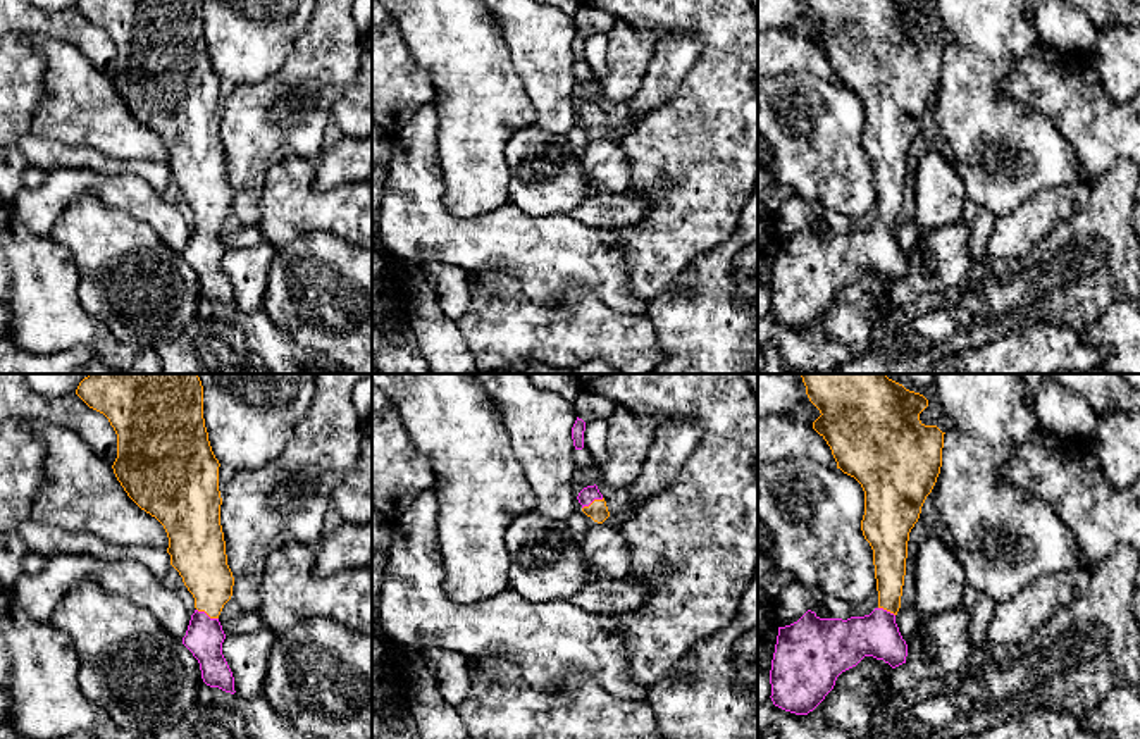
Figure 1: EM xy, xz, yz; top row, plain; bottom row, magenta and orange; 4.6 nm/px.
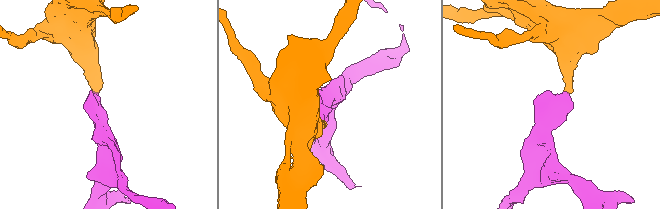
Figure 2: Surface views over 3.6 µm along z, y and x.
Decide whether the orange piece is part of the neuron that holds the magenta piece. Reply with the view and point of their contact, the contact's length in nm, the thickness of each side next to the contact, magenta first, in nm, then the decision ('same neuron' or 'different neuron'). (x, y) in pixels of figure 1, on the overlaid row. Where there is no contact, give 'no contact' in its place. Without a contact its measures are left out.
xy (205, 614) | 120 nm | 180/240 nm | same neuron

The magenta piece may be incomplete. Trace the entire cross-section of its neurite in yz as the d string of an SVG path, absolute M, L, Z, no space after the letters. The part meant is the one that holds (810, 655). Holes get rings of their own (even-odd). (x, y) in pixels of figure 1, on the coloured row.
M799 374L806 386L809 401L820 410L813 429L827 441L837 462L837 469L854 477L864 491L864 515L861 531L873 550L878 606L864 617L820 618L808 610L797 622L778 627L775 653L770 670L771 701L775 706L808 715L833 689L837 677L856 667L864 656L883 660L892 668L906 663L908 644L895 624L901 608L901 596L906 575L909 532L920 519L921 506L932 493L942 467L944 434L937 425L925 425L920 413L928 407L928 400L885 374Z

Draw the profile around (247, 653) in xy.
M270 629L226 636L222 655L234 677L238 696L250 699L262 696L267 675L267 656L277 634Z

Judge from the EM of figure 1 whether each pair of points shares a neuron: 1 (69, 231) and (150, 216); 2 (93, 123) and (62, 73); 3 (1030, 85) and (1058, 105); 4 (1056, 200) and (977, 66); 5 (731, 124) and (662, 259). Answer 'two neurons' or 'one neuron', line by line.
1: two neurons
2: one neuron
3: one neuron
4: two neurons
5: one neuron

